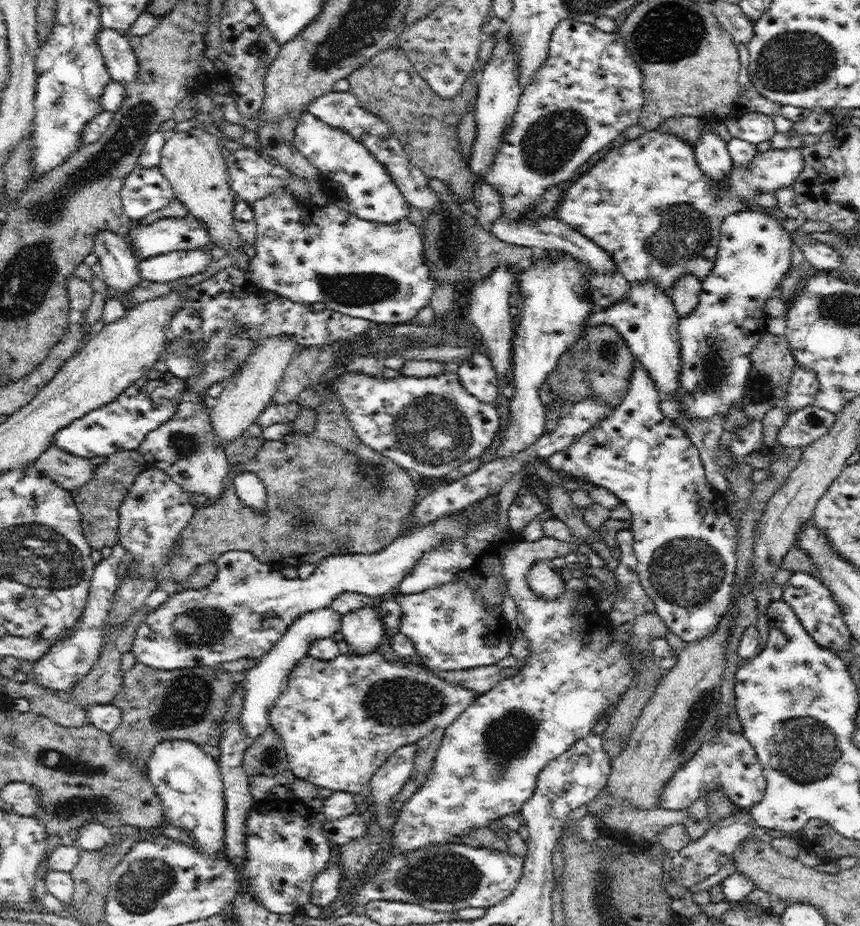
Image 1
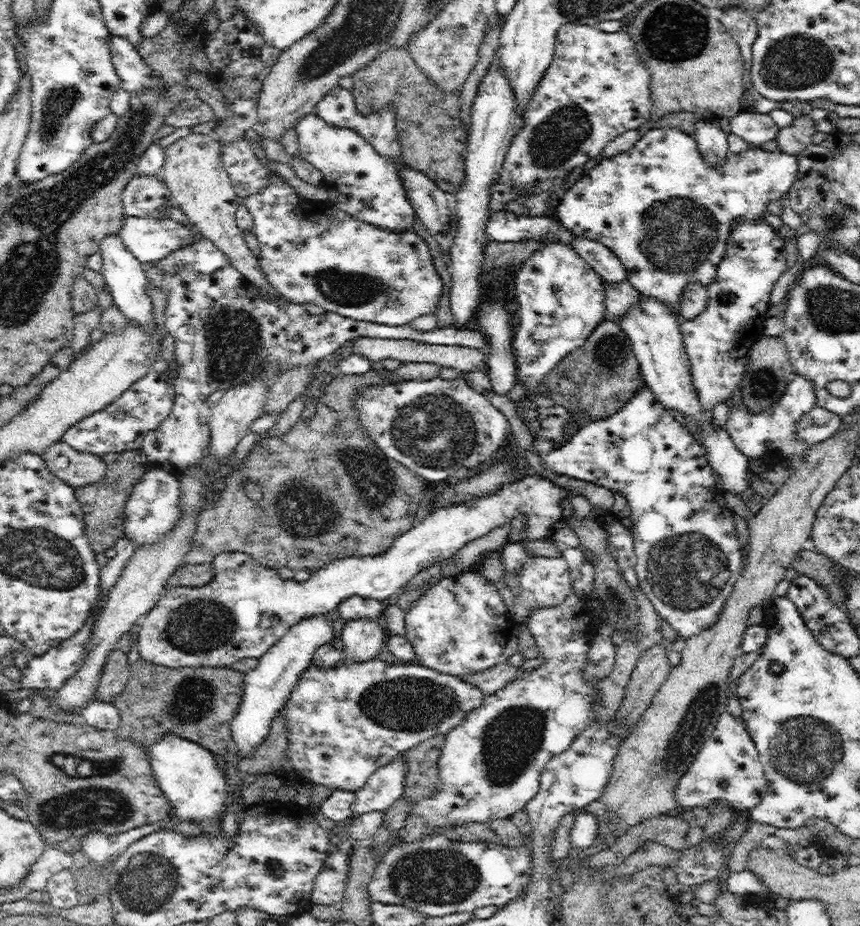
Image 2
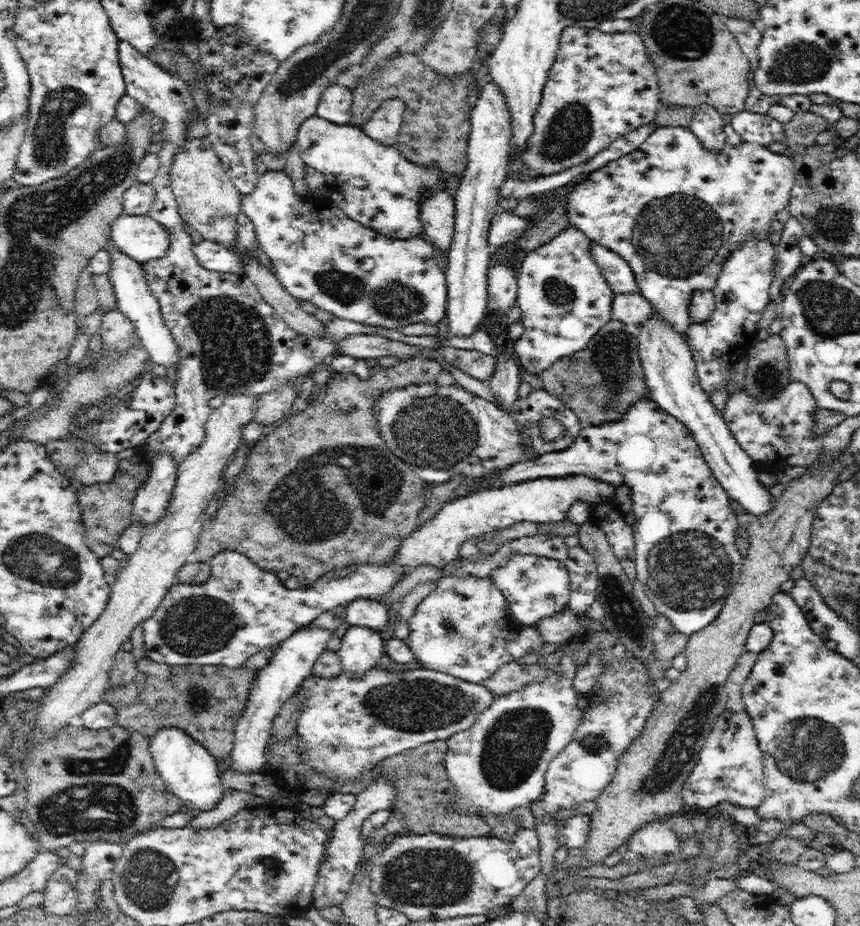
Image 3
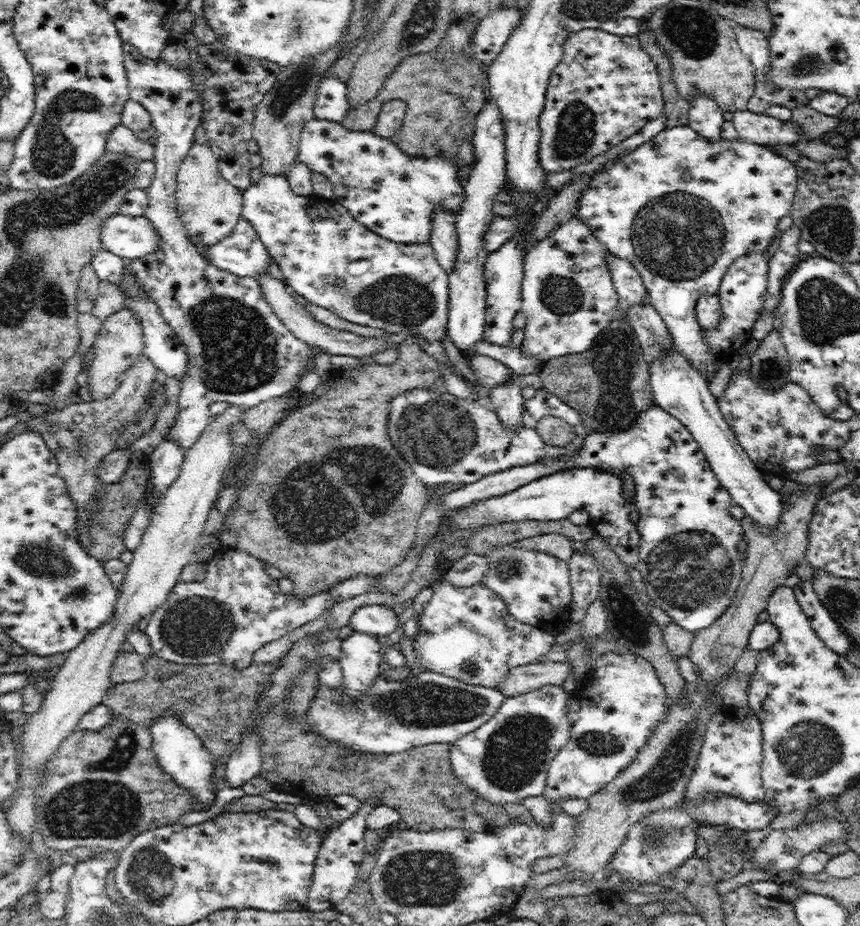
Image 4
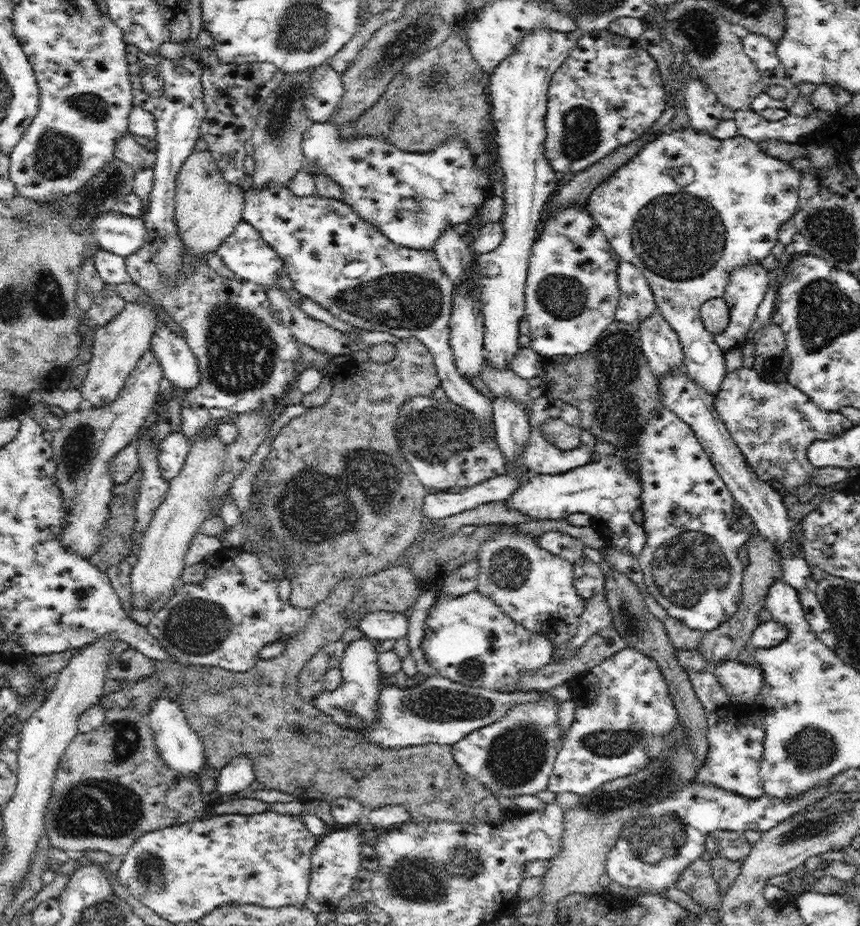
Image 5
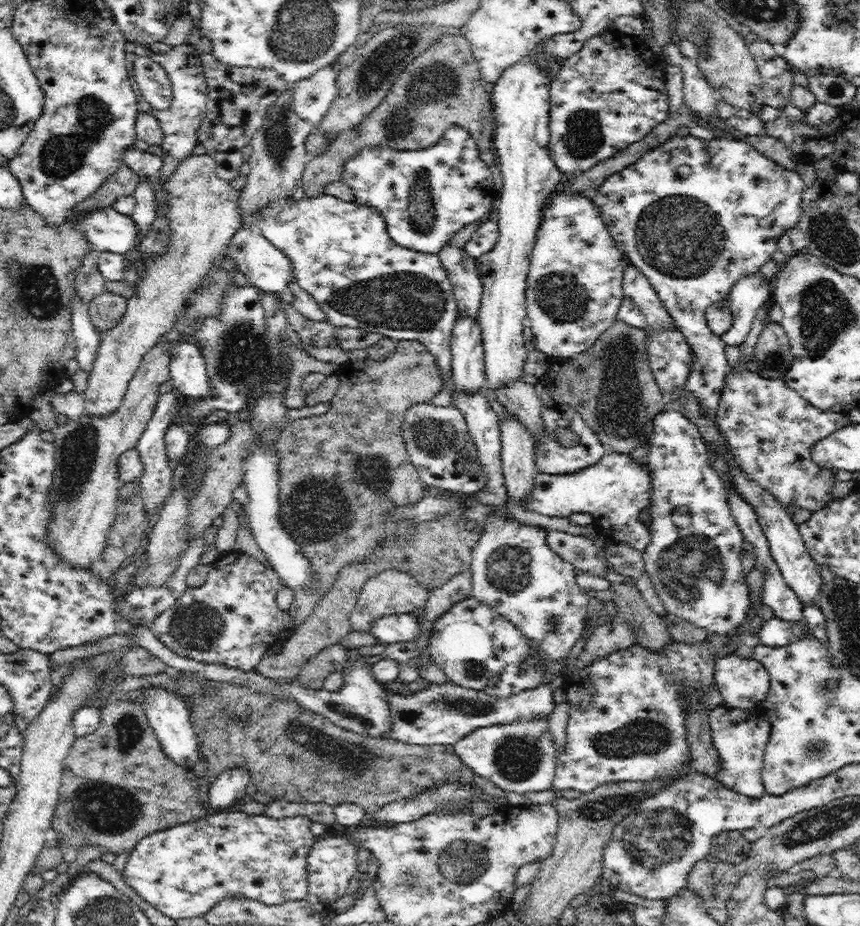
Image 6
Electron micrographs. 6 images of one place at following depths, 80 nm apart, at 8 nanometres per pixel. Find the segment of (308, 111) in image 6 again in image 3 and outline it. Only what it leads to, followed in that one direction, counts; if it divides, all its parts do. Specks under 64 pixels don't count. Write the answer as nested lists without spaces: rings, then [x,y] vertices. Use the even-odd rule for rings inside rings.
[[[334,81],[324,90],[316,115],[339,125],[348,125],[353,101],[353,90]]]

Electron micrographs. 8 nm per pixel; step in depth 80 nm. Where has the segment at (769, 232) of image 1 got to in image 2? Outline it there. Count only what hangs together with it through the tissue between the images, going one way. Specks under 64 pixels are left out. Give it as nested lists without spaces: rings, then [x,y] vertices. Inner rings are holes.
[[[770,218],[736,220],[730,230],[726,252],[718,262],[716,278],[706,286],[709,296],[706,309],[681,325],[684,349],[687,350],[687,357],[691,363],[690,377],[698,393],[698,401],[706,411],[712,410],[717,402],[726,401],[734,388],[739,386],[746,370],[749,348],[764,335],[764,315],[768,314],[772,289],[776,280],[787,270],[785,239],[779,237],[777,232],[778,222]]]

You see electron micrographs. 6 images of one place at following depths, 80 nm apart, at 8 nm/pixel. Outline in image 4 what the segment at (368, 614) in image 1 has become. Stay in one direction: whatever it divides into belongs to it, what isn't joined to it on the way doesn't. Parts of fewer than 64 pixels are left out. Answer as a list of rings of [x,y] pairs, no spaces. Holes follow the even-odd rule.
[[[354,632],[341,642],[339,665],[343,672],[343,690],[354,702],[360,694],[366,694],[378,676],[380,644],[376,636],[366,632]]]

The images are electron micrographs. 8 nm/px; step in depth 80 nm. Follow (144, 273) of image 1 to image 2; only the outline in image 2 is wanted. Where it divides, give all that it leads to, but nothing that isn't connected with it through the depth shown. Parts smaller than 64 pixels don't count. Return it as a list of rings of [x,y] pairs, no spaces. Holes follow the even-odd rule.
[[[200,238],[192,244],[168,254],[166,258],[149,264],[171,275],[182,269],[190,269],[190,271],[202,274],[215,273],[229,263],[228,257],[218,250],[216,245],[210,240]]]

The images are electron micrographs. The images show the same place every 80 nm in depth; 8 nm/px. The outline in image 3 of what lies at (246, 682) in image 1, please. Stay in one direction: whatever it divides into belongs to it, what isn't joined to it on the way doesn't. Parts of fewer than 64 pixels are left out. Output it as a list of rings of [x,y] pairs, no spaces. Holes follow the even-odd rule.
[[[311,624],[302,626],[274,648],[274,654],[264,668],[256,669],[256,674],[250,682],[246,708],[234,726],[233,747],[228,764],[236,773],[258,773],[265,769],[265,752],[271,738],[274,718],[282,705],[304,682],[304,678],[313,674],[314,663],[326,650],[326,642],[331,638],[330,630],[322,630]]]

